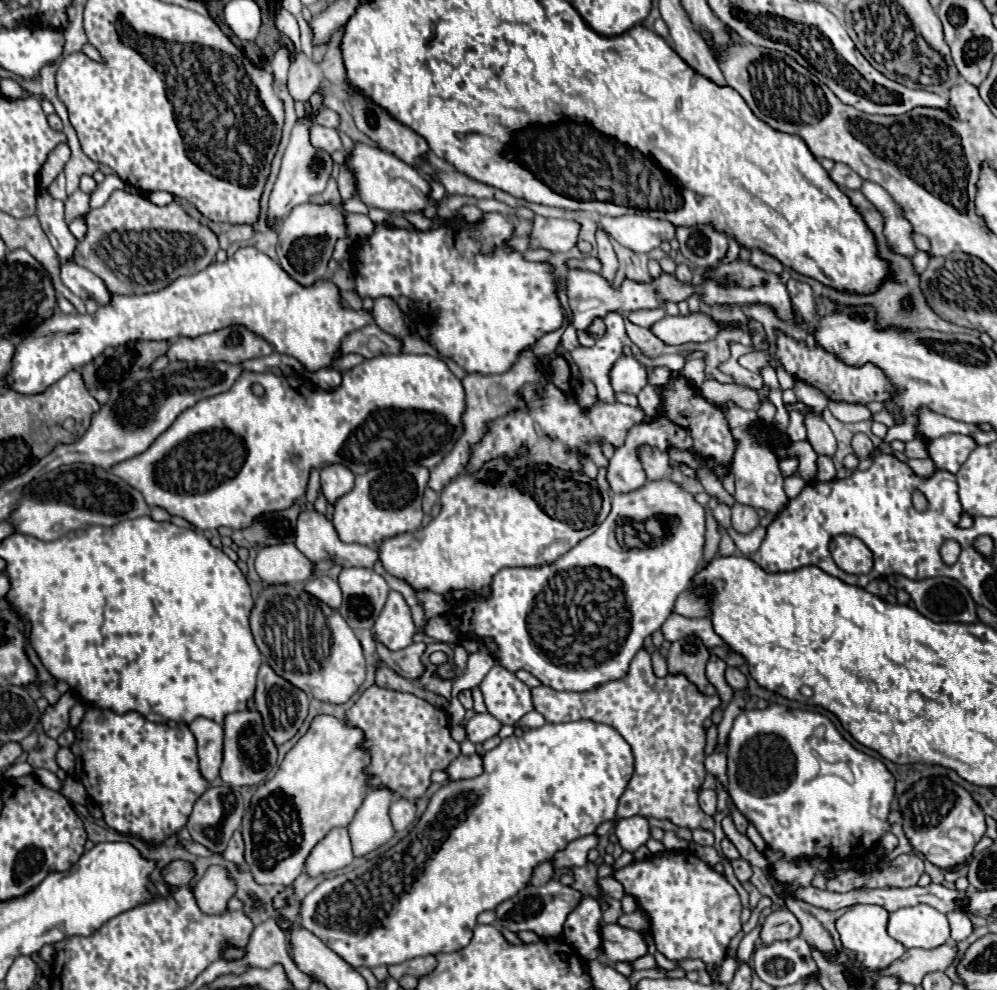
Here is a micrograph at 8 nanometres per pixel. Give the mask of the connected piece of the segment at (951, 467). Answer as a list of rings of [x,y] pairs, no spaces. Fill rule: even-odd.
[[[946,434],[946,436],[930,442],[928,454],[934,460],[936,468],[944,468],[944,470],[956,474],[974,448],[976,448],[976,442],[970,436]]]

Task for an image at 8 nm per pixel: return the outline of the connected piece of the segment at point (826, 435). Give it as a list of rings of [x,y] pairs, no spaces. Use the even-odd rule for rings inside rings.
[[[806,416],[804,422],[806,422],[806,430],[808,430],[808,440],[810,440],[812,448],[816,450],[816,454],[832,458],[836,452],[836,438],[834,438],[832,430],[828,428],[828,424],[816,416]]]

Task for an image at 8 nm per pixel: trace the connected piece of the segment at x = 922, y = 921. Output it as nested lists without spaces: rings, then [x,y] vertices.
[[[918,904],[892,912],[888,934],[906,948],[936,948],[950,940],[950,926],[946,914]]]

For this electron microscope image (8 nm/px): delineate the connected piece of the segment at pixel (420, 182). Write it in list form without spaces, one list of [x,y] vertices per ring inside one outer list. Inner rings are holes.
[[[356,144],[354,154],[348,164],[358,182],[358,194],[364,204],[382,208],[388,212],[422,212],[430,204],[430,182],[420,176],[416,168],[396,158],[392,152],[370,148],[366,144]]]

